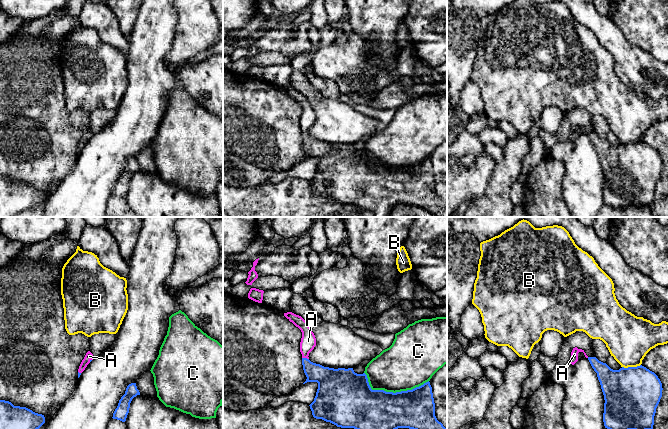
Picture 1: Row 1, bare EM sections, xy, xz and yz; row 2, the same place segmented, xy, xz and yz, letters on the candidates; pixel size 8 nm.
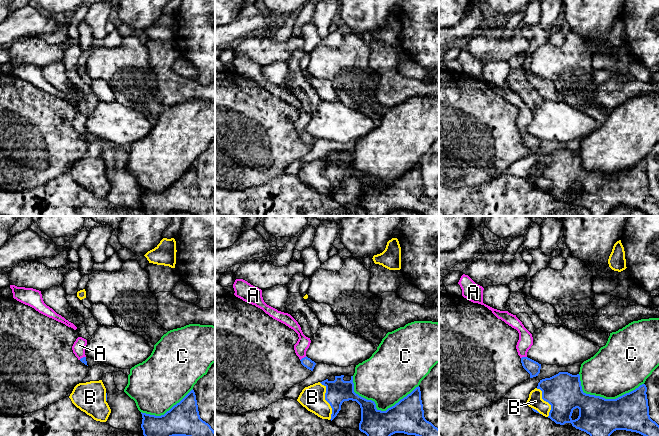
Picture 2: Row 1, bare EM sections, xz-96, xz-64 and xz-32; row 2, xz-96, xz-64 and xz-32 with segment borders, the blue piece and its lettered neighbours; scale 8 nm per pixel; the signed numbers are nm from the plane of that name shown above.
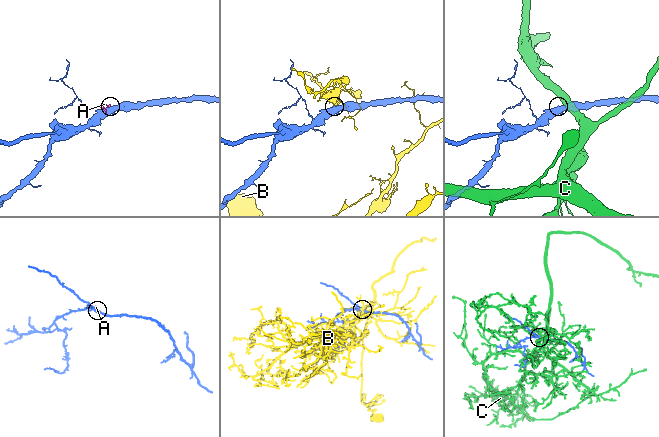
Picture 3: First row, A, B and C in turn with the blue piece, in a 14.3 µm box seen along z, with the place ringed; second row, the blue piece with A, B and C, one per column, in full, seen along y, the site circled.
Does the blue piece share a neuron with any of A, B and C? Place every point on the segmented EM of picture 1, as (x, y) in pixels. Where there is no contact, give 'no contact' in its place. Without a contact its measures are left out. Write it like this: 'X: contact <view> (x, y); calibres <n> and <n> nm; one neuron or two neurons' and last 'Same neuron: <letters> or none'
A: contact xz (305, 358); calibres 190 and 130 nm; one neuron
B: contact yz (631, 367); calibres 440 and 380 nm; two neurons
C: contact xz (392, 392); calibres 320 and 400 nm; two neurons
Same neuron: A

